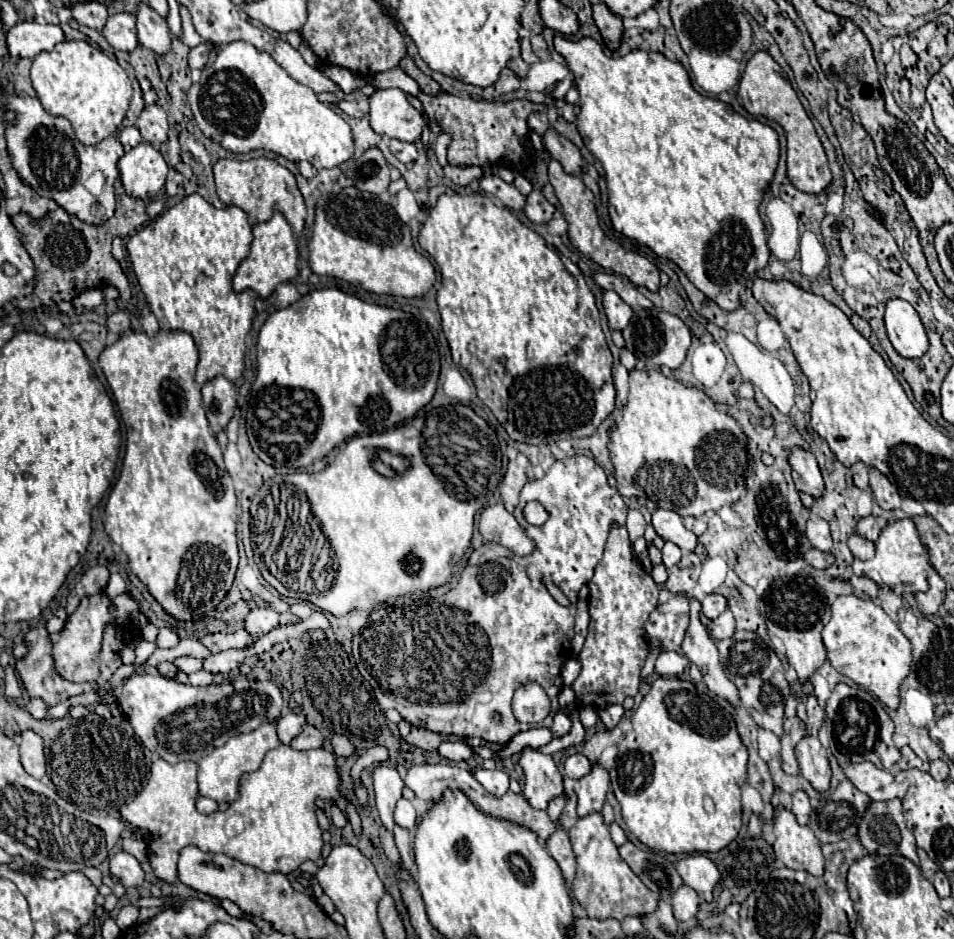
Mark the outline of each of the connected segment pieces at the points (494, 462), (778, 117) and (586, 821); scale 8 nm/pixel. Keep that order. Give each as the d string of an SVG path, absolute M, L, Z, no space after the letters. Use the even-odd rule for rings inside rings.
M455 403L425 411L411 423L393 427L381 435L351 437L337 448L340 449L337 449L335 459L323 471L291 475L291 483L305 491L311 511L319 519L321 529L339 561L331 589L323 591L319 597L309 597L311 603L341 617L351 609L369 609L405 593L429 591L447 585L453 577L453 567L469 549L475 513L489 501L501 481L501 449L495 431L471 407ZM377 449L407 455L407 459L411 459L411 471L393 479L379 475L371 465L371 453ZM407 555L415 557L415 571L409 573L403 569Z
M757 51L743 71L743 77L739 81L739 97L743 99L743 107L753 115L763 115L767 119L777 121L785 129L787 137L787 177L789 181L803 193L821 193L831 183L831 169L823 151L823 145L815 133L813 121L805 113L795 89L791 83L783 77L783 69L777 65L777 61L765 53Z
M601 813L579 817L575 825L569 829L569 841L573 845L573 853L577 859L577 875L571 883L573 899L587 911L587 915L597 919L613 917L621 921L627 915L643 917L657 909L659 895L649 891L645 883L621 859Z

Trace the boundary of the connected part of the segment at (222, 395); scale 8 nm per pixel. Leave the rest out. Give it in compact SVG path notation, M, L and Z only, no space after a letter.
M217 375L215 379L203 383L201 395L203 395L203 409L209 419L211 431L213 433L223 431L235 411L235 399L237 399L235 385L223 375Z

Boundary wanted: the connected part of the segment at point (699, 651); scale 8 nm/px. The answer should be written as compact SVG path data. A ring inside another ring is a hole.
M693 599L691 601L691 623L689 623L689 631L683 641L683 651L685 651L687 659L699 667L699 671L703 675L703 683L709 687L709 691L713 691L717 697L729 701L731 705L737 705L739 703L737 687L723 673L719 655L717 655L717 647L705 633L703 625L699 621L699 611L701 611L701 603L697 599Z

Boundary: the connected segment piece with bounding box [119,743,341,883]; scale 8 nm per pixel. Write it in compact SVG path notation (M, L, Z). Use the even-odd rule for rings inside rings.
M279 745L267 751L259 771L247 775L237 801L223 813L203 815L195 809L197 765L167 763L157 759L151 767L147 787L119 815L137 829L151 833L151 867L157 879L173 883L177 879L179 851L187 845L199 847L205 853L223 853L245 865L265 873L293 873L303 861L321 857L323 839L315 817L315 799L335 801L341 793L341 779L335 769L335 755L327 749L295 751L289 745Z

